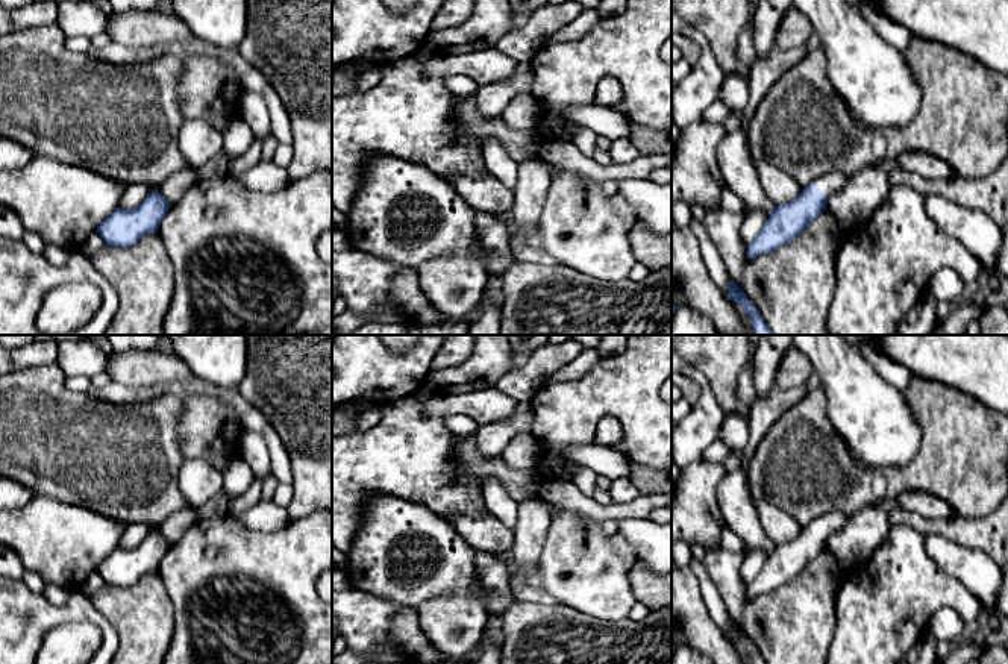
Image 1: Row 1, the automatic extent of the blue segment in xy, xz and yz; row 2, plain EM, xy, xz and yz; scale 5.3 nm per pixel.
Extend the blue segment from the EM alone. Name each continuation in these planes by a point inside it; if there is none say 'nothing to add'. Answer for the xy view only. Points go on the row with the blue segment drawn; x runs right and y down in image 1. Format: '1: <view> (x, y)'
nothing to add

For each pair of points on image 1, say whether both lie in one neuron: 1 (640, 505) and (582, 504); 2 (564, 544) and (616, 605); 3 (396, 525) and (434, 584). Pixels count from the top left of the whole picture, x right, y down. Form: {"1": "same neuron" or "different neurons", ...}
{"1": "same neuron", "2": "same neuron", "3": "same neuron"}

